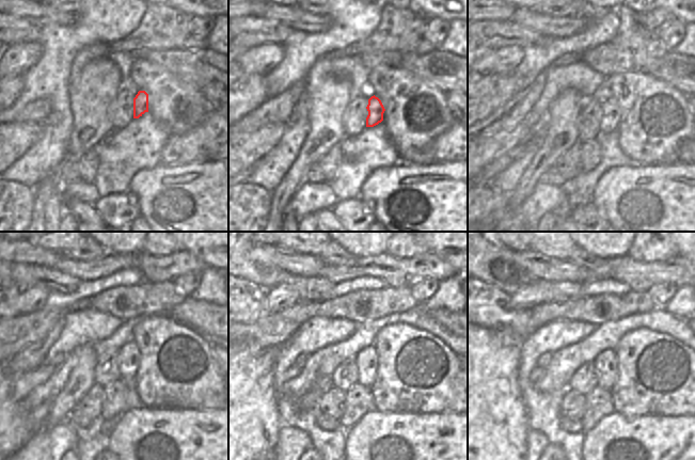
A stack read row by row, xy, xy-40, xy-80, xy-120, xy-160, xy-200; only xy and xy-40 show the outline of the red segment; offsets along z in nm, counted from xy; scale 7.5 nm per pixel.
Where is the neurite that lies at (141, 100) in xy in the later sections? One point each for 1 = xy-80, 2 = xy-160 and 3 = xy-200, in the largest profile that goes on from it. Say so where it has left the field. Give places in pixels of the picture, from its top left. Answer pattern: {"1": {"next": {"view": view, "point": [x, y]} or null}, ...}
{"1": {"next": {"view": "xy-80", "point": [611, 120]}}, "2": {"next": {"view": "xy-160", "point": [367, 361]}}, "3": {"next": {"view": "xy-200", "point": [606, 363]}}}

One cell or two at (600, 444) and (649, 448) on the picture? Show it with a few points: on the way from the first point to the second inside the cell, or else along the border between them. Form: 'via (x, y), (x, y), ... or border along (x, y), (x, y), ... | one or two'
via (612, 440), (614, 438), (633, 437), (637, 440) | one

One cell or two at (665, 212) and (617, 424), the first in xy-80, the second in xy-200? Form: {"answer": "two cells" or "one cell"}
{"answer": "one cell"}

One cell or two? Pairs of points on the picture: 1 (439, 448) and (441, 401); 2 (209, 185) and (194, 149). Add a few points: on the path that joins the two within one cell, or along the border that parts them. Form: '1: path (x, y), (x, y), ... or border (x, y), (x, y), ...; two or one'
1: border (415, 412), (456, 413); two
2: border (217, 160), (196, 160), (174, 165); two

